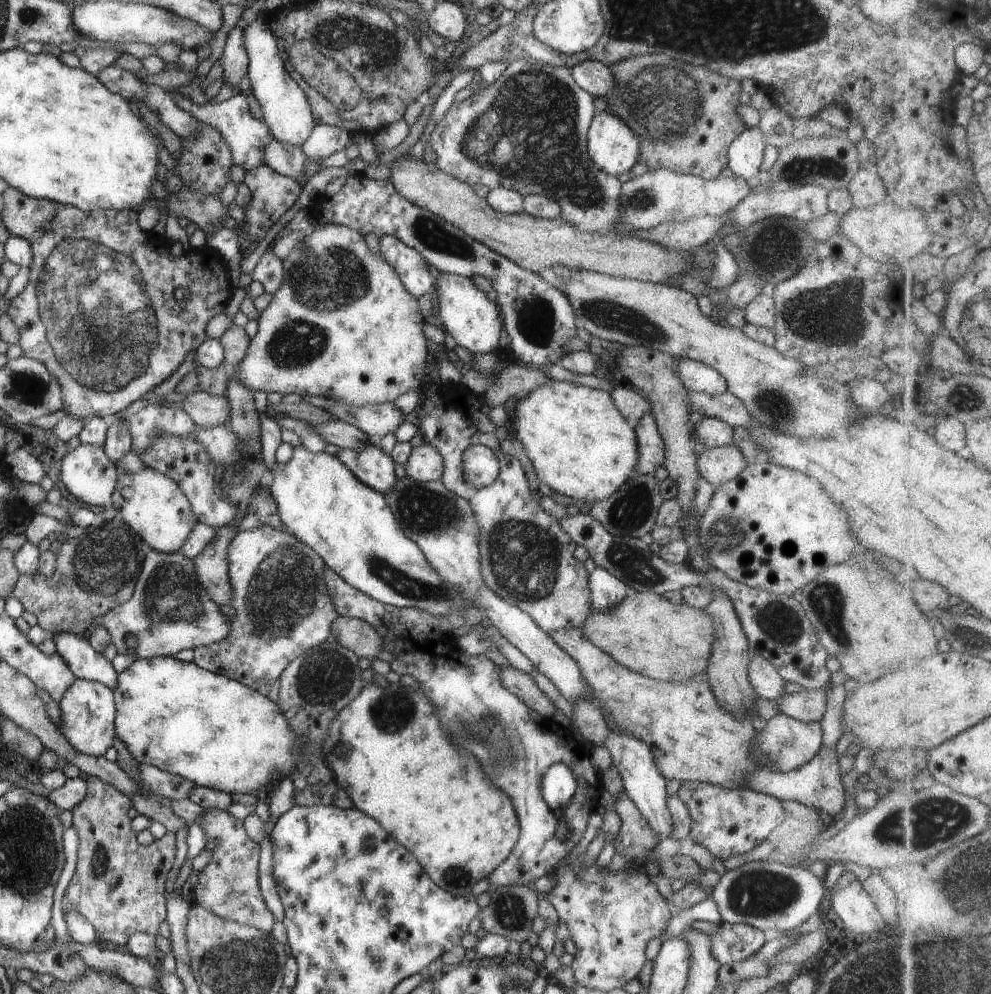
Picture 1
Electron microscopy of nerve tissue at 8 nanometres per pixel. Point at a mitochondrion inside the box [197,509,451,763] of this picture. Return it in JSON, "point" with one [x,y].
{"point":[286,585]}

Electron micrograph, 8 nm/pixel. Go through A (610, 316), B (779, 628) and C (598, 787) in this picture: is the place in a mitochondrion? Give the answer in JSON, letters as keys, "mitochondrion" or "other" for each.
{"A":"mitochondrion","B":"mitochondrion","C":"other"}

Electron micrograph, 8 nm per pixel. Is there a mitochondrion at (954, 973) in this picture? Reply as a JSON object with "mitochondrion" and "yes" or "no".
{"mitochondrion":"yes"}

